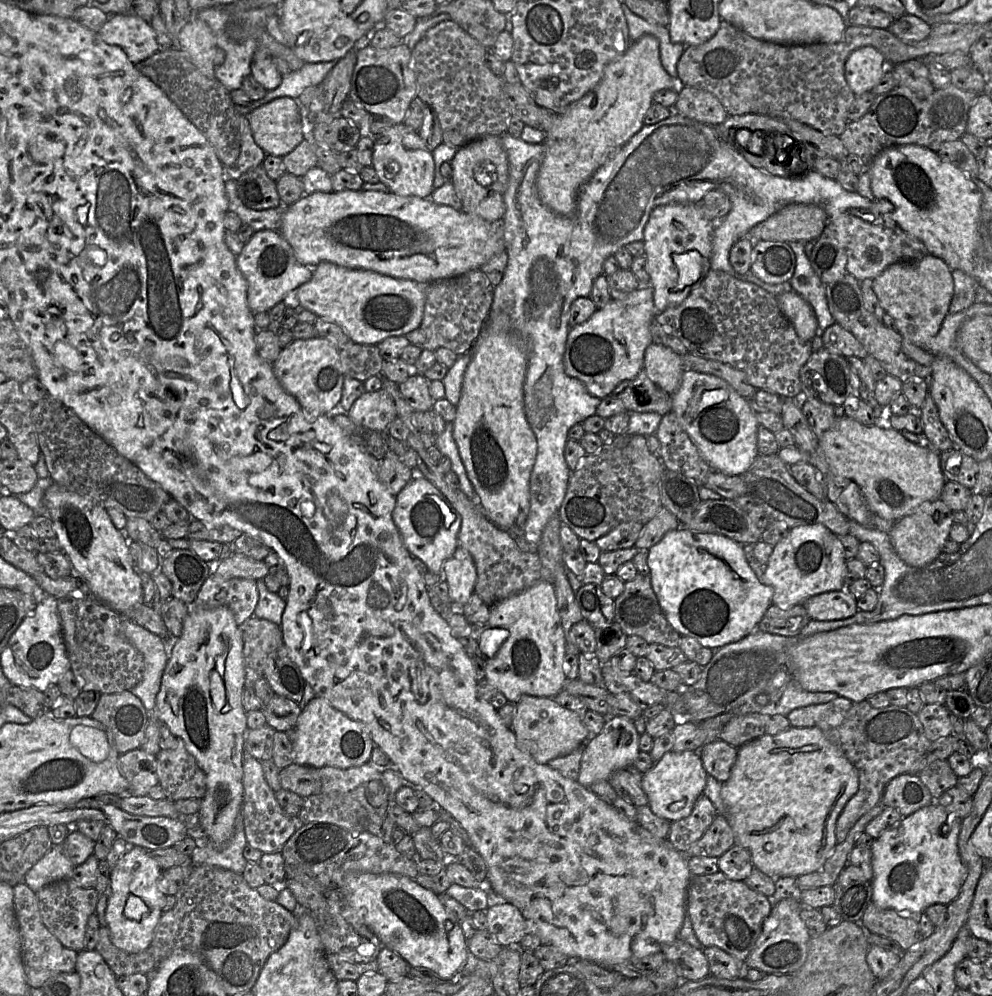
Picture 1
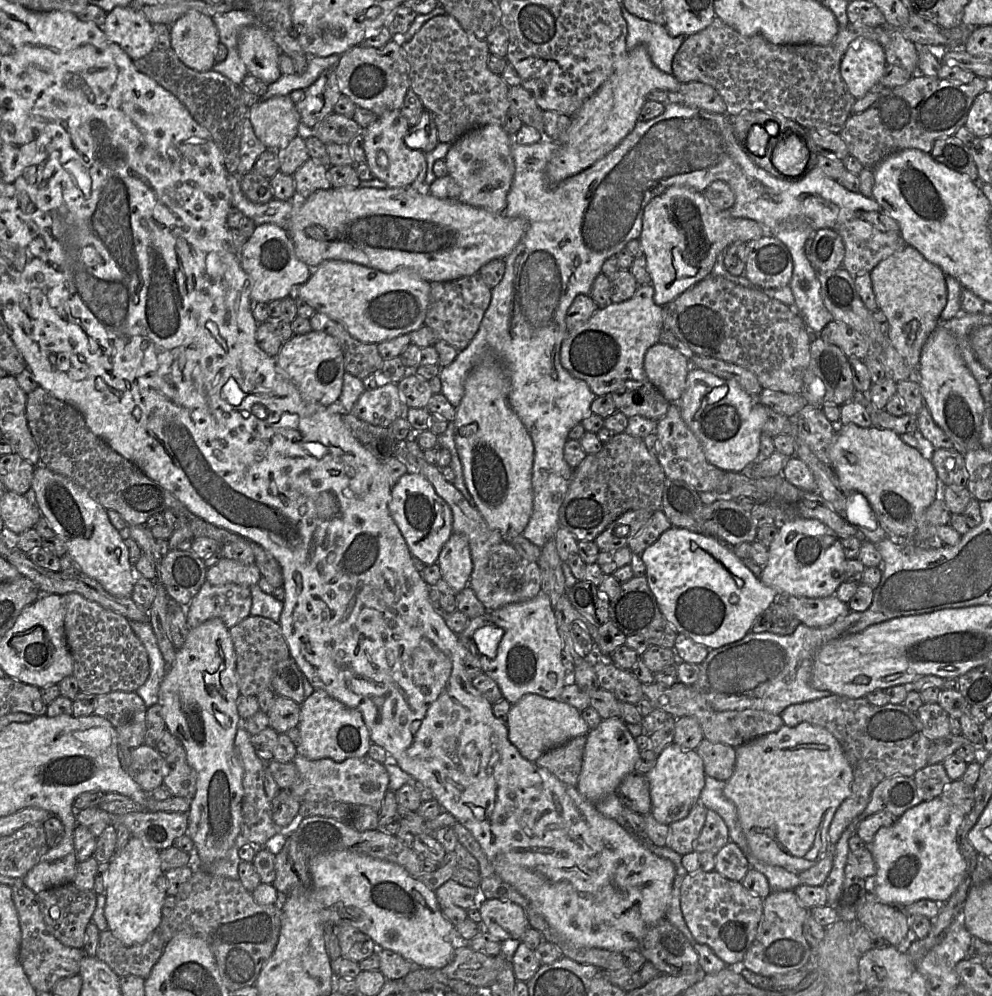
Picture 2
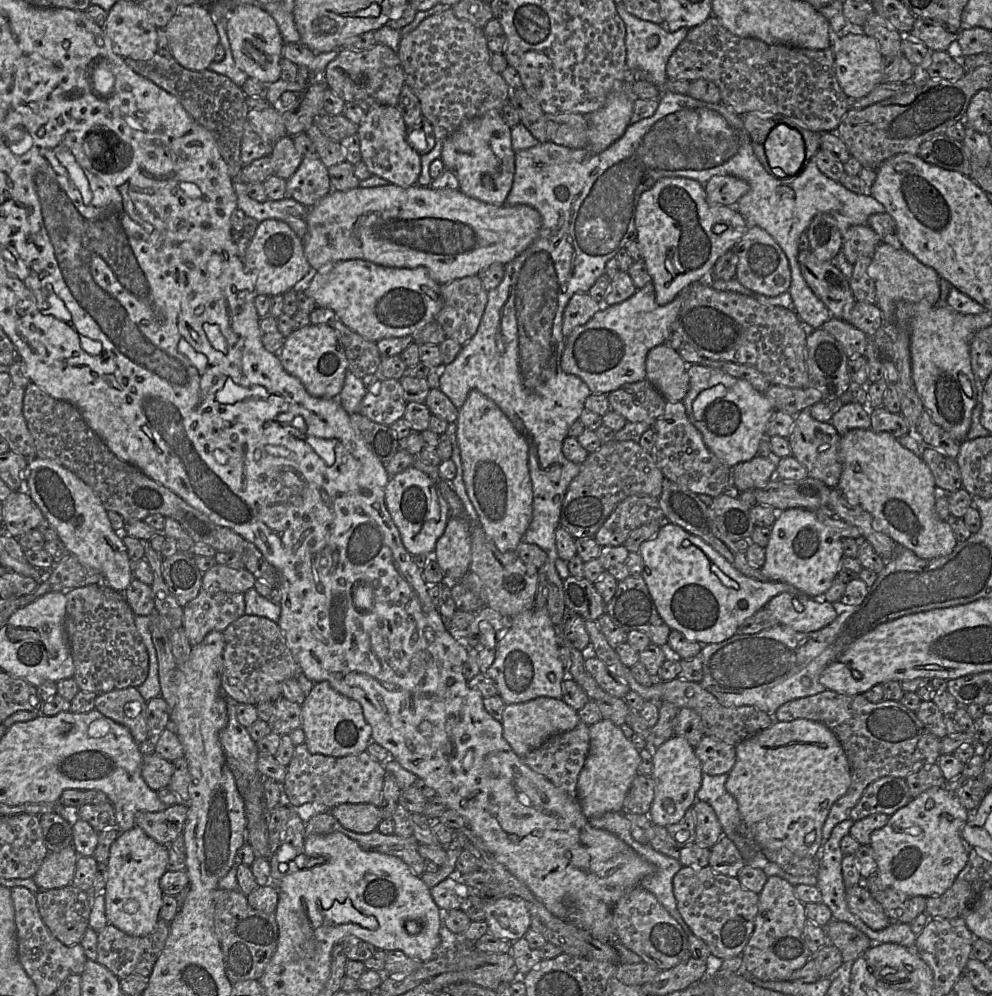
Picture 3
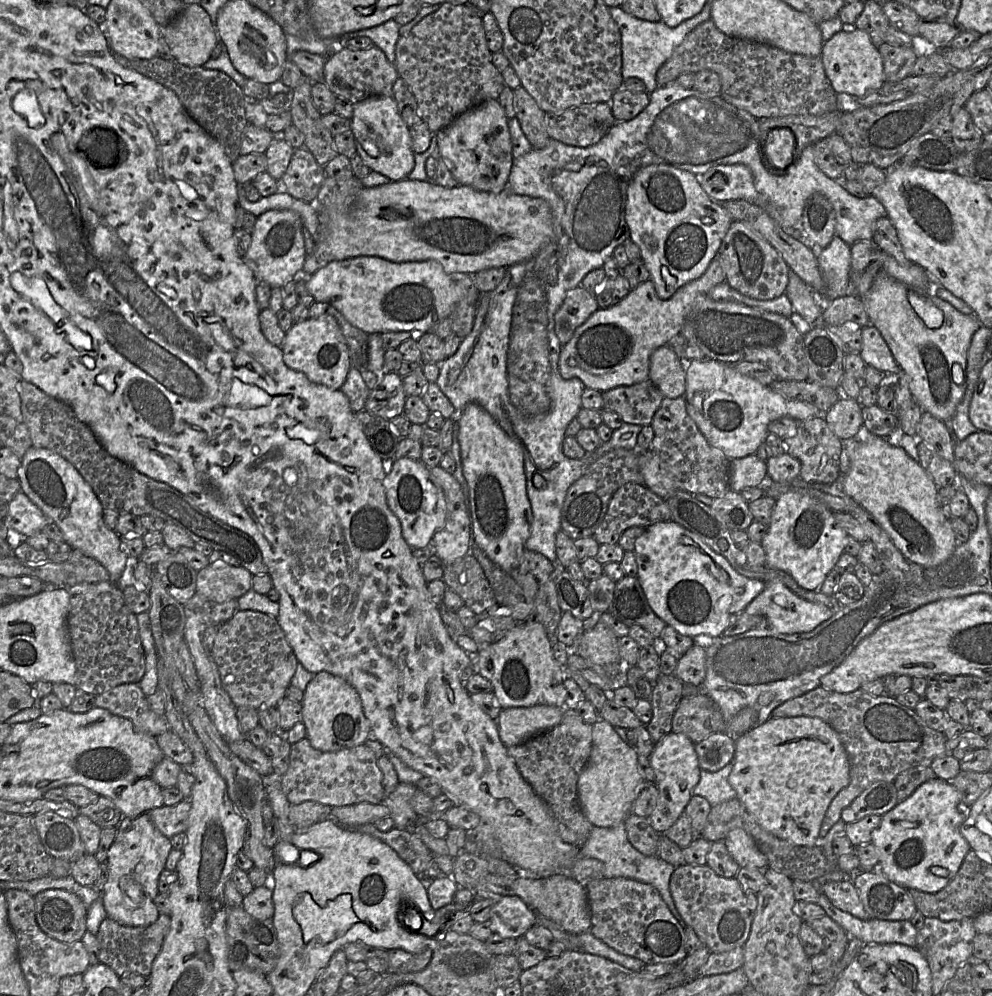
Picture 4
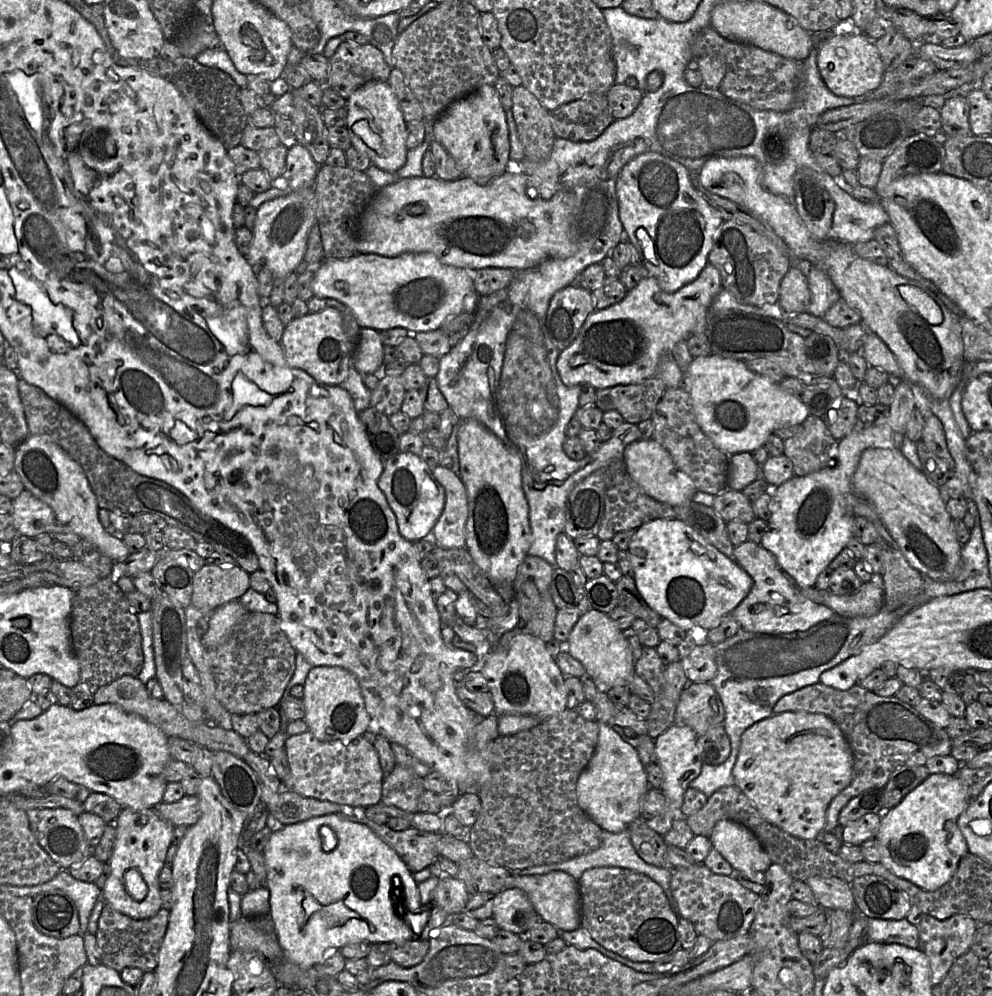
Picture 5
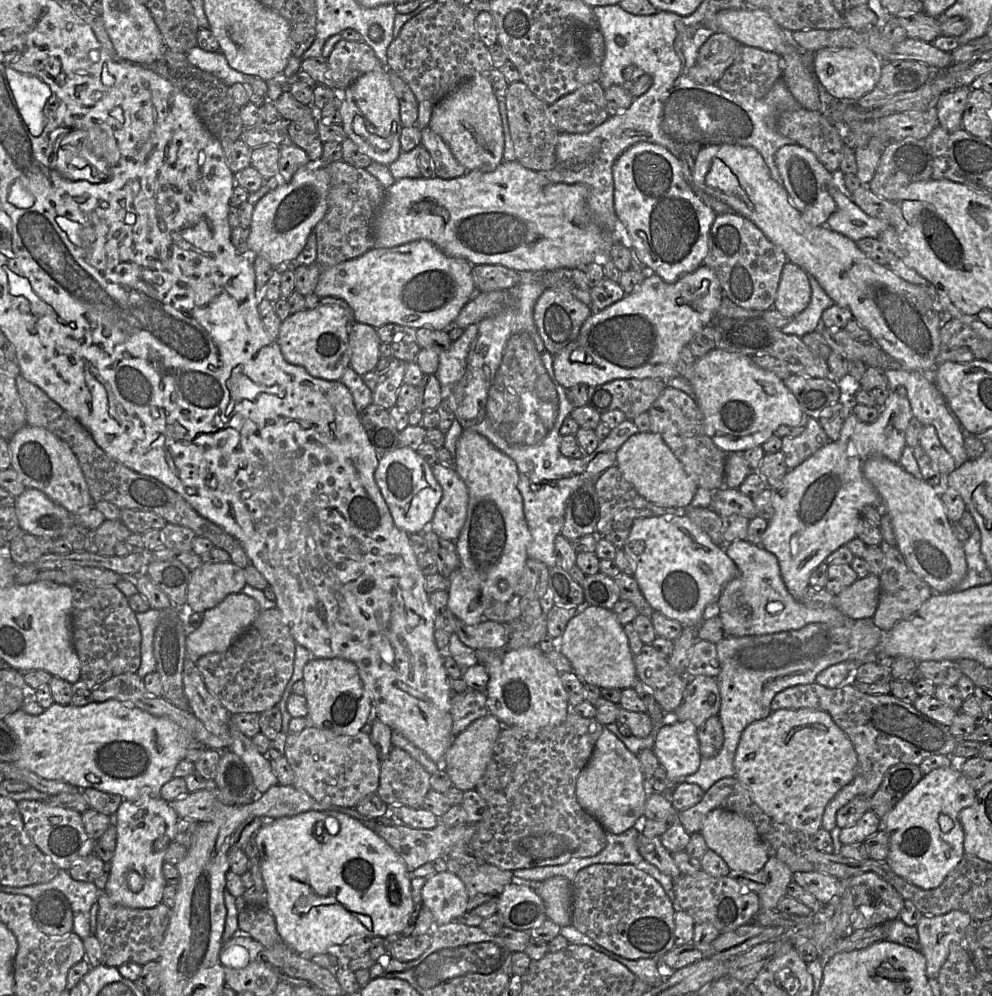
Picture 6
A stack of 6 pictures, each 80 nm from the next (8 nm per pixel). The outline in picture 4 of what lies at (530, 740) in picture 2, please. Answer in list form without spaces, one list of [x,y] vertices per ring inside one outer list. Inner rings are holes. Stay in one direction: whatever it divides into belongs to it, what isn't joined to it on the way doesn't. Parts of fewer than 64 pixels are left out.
[[[538,704],[530,707],[503,708],[494,719],[499,737],[506,747],[519,745],[560,723],[564,708]]]

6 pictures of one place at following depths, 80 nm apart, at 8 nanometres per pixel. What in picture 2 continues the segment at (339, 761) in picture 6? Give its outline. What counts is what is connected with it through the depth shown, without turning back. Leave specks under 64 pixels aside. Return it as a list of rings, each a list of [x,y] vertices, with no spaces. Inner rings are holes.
[[[297,753],[292,762],[297,767],[299,777],[289,791],[300,802],[344,802],[351,805],[370,806],[379,812],[389,789],[389,775],[385,766],[369,755],[336,762],[329,758],[309,760]]]

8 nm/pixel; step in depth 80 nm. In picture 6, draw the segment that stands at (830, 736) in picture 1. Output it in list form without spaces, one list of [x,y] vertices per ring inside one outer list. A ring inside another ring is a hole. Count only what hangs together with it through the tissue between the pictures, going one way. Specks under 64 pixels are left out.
[[[817,683],[796,685],[777,693],[770,705],[771,711],[780,709],[815,709],[828,713],[833,721],[841,728],[853,744],[857,755],[857,770],[853,780],[844,786],[826,805],[821,827],[830,832],[837,826],[837,811],[850,800],[859,795],[871,797],[879,788],[887,770],[898,764],[912,764],[919,766],[922,761],[933,755],[952,755],[956,746],[954,736],[949,728],[918,711],[912,704],[908,704],[891,694],[870,695],[859,691],[853,684],[844,684],[837,688],[826,688]]]

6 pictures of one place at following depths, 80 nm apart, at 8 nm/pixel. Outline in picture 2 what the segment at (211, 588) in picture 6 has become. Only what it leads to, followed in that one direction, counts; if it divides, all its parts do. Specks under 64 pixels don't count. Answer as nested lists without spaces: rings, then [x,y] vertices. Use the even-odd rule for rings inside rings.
[[[226,558],[209,567],[206,572],[206,581],[212,585],[233,583],[250,587],[257,584],[261,578],[262,575],[254,563],[243,564]]]

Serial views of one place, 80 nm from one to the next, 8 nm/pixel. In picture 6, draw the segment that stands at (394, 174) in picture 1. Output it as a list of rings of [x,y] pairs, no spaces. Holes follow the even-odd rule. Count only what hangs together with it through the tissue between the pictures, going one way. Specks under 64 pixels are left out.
[[[378,66],[359,77],[352,85],[340,92],[342,96],[342,127],[358,147],[372,161],[389,166],[402,153],[400,136],[403,125],[400,106],[388,76],[388,69]]]

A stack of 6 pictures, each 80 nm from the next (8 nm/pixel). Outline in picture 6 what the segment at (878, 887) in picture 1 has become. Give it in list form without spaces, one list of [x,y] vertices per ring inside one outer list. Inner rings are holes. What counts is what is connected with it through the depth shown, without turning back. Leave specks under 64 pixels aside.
[[[937,768],[921,780],[881,819],[881,828],[889,836],[889,853],[886,862],[901,878],[922,889],[934,889],[956,867],[964,855],[964,830],[959,821],[962,809],[975,802],[976,791],[959,770]]]

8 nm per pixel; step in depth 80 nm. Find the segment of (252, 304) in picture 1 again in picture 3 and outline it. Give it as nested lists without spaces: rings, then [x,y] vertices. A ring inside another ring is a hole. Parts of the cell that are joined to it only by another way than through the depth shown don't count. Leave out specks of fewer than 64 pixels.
[[[275,219],[259,222],[242,260],[254,279],[256,293],[269,297],[294,289],[311,269],[304,255],[302,239],[285,222]]]

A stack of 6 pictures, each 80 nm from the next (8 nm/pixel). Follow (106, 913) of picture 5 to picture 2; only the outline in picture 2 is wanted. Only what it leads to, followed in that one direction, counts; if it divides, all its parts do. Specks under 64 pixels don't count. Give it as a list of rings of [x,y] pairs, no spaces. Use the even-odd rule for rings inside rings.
[[[158,928],[147,941],[136,946],[126,946],[109,929],[99,936],[96,957],[119,977],[134,975],[146,980],[165,947]]]

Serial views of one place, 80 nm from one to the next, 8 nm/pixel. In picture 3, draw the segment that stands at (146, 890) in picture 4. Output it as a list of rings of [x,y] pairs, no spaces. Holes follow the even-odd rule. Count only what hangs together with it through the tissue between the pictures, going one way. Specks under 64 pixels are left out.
[[[138,826],[119,833],[111,845],[107,883],[103,892],[105,913],[110,924],[128,935],[146,936],[154,930],[160,919],[164,895],[160,881],[167,871],[168,848],[149,837]]]

